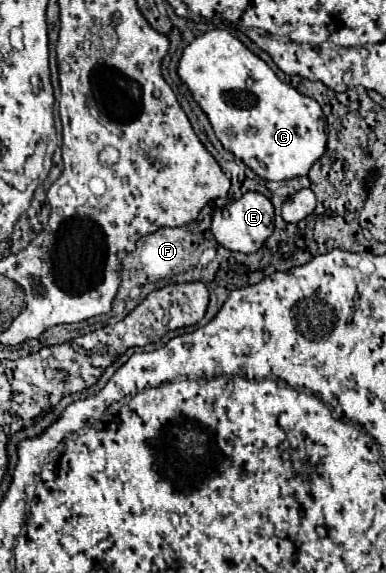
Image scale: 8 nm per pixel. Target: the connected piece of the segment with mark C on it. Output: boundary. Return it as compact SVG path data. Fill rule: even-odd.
M212 30L198 36L182 54L178 64L180 80L190 88L194 100L206 112L216 138L222 146L240 158L256 176L264 180L292 180L298 176L306 176L316 160L326 152L328 134L324 132L324 112L322 106L296 88L282 82L274 70L250 52L238 38L234 38L226 30Z

